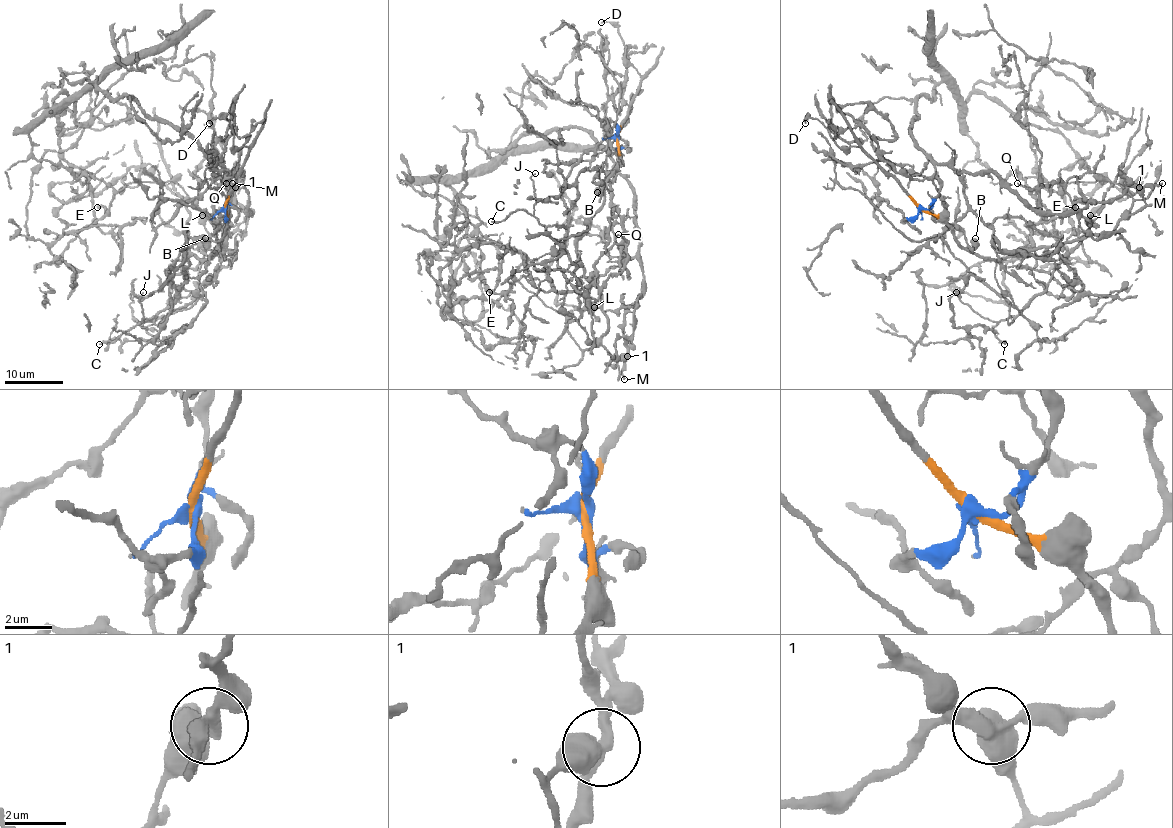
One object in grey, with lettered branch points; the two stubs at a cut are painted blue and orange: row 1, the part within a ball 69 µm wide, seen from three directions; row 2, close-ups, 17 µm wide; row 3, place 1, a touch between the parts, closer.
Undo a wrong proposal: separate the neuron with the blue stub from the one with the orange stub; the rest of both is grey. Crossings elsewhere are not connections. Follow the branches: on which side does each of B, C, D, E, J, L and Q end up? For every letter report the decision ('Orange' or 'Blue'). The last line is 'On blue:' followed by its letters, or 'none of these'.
B: Orange
C: Orange
D: Orange
E: Blue
J: Orange
L: Orange
Q: Blue
On blue: E, Q

